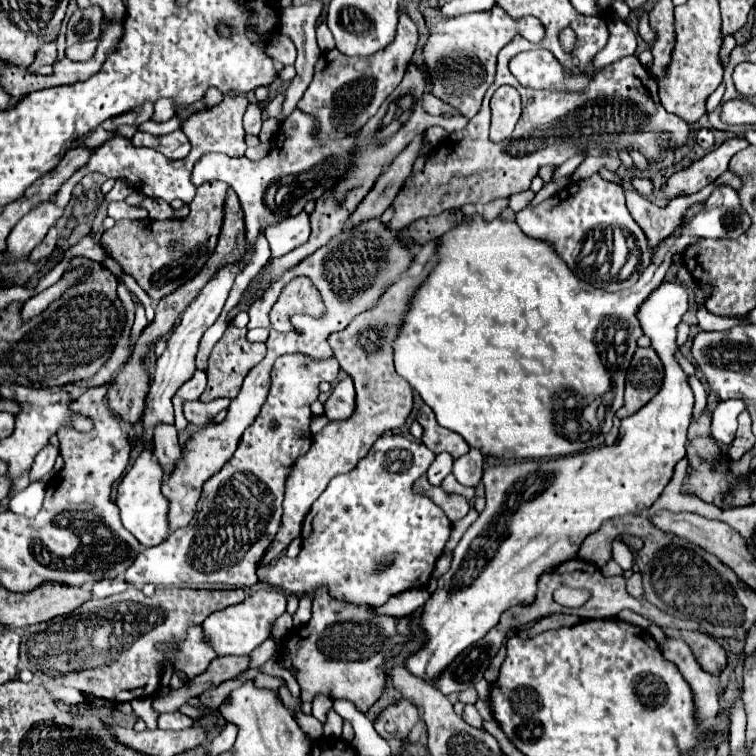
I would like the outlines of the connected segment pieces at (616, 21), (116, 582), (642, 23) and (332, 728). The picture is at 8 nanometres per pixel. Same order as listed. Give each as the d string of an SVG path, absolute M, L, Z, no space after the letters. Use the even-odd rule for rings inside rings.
M611 14L607 18L607 26L609 29L609 42L605 44L605 48L595 56L593 64L595 68L603 68L611 62L621 60L623 56L635 54L637 48L637 40L635 40L635 32L627 26L627 22L623 22L621 18L617 18L615 14Z
M105 578L97 584L93 584L93 596L95 598L107 598L107 596L113 596L113 594L119 594L123 590L127 590L127 582L123 578Z
M643 14L643 16L639 18L639 36L641 36L649 46L655 42L655 30L649 26L649 16L647 16L647 14Z
M331 708L331 712L327 712L327 720L325 720L325 736L339 736L343 730L343 718Z

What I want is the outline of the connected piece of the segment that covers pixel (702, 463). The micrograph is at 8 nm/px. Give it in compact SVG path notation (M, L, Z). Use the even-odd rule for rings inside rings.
M705 408L703 414L691 422L689 426L689 444L687 444L687 460L689 460L689 476L685 480L685 490L703 502L711 502L719 510L727 508L739 508L739 506L749 506L753 504L751 498L751 484L743 476L735 476L731 472L727 456L721 452L719 444L711 436L711 412Z

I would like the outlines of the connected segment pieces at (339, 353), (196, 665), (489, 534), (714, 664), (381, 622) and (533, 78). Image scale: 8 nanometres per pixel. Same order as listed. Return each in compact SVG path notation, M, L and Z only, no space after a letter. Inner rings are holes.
M433 262L425 266L425 270L415 276L403 276L399 282L395 282L389 290L383 292L377 306L361 312L351 320L351 324L343 332L335 332L329 336L329 346L335 352L337 362L341 364L341 370L349 374L355 382L357 390L357 410L349 420L333 420L329 426L325 426L319 434L315 434L313 444L307 454L303 454L291 468L287 482L285 482L285 500L283 500L283 520L281 528L273 540L273 544L263 554L263 564L271 564L275 558L281 556L281 552L289 546L293 538L301 534L301 524L305 516L311 510L311 504L323 494L329 480L351 472L357 462L369 452L373 442L385 432L401 428L411 414L413 408L413 390L407 380L403 380L395 368L393 368L393 340L399 332L401 318L409 308L409 300L419 288L419 284L427 278L431 272Z
M201 624L191 626L187 630L185 640L177 644L177 652L173 652L173 656L167 656L167 660L175 668L185 672L187 680L193 680L195 676L203 674L215 658L217 658L217 652L211 648L211 644L207 644L207 640L203 640Z
M663 282L639 308L639 322L645 336L651 338L653 350L659 354L665 366L665 380L655 398L649 400L639 412L621 420L619 438L613 446L593 448L575 456L551 458L551 460L527 460L509 466L487 466L483 470L487 506L479 518L467 528L459 544L453 550L451 568L439 578L437 590L425 604L421 626L427 632L427 644L423 650L407 658L407 670L427 682L433 682L445 666L467 646L481 640L497 622L499 616L517 604L531 604L535 600L539 576L549 568L575 558L583 540L597 532L609 518L635 514L641 508L651 508L661 496L663 488L673 476L675 464L685 458L687 426L693 412L693 392L687 384L687 374L675 360L675 328L687 312L689 296L681 284Z
M661 628L667 636L671 638L681 638L689 644L697 664L705 670L711 672L713 676L719 676L719 672L725 670L727 666L727 654L725 650L711 638L701 632L689 632L689 630L675 630L675 628Z
M327 592L313 594L313 618L307 626L295 628L295 634L283 642L283 662L295 674L301 686L301 700L311 702L317 694L325 694L329 698L347 698L361 712L367 712L383 694L387 684L387 660L399 654L399 648L409 642L413 630L409 626L409 618L395 618L387 614L375 614L367 604L343 604L343 600L335 600L335 596L327 596Z
M533 50L533 52L521 52L511 60L511 72L513 76L529 88L583 88L587 84L585 74L579 74L579 78L571 78L563 72L563 66L555 62L551 52L547 50Z

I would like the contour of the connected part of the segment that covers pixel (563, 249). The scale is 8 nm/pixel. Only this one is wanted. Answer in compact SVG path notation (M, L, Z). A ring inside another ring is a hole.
M599 174L589 176L587 180L579 180L579 184L569 184L563 190L563 194L555 194L555 196L543 200L537 206L529 204L525 210L521 210L517 214L517 224L527 236L545 238L549 244L553 244L557 254L567 262L567 266L579 278L583 274L583 278L587 282L591 282L591 284L595 284L599 288L605 288L605 290L623 290L623 288L635 284L637 276L651 264L653 250L649 248L643 230L639 230L639 226L631 218L631 214L629 214L629 210L625 206L625 194L623 194L621 186L605 182ZM603 226L619 226L621 230L627 230L629 234L635 236L637 248L641 250L641 262L639 262L637 270L625 282L621 282L621 280L603 282L603 278L597 274L597 252L593 248L593 242L597 242L595 234L601 236L601 232L595 232L595 230L601 230Z

